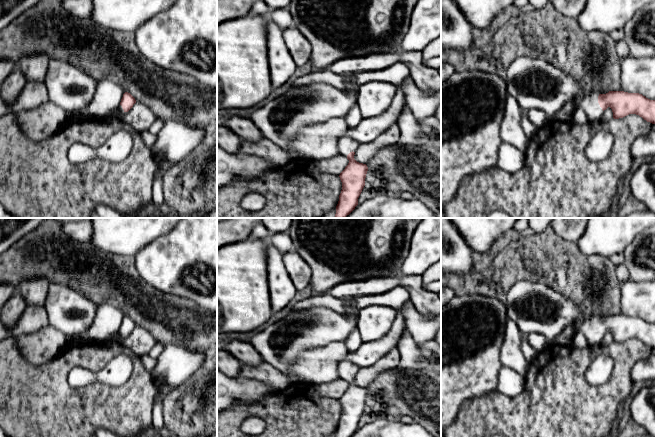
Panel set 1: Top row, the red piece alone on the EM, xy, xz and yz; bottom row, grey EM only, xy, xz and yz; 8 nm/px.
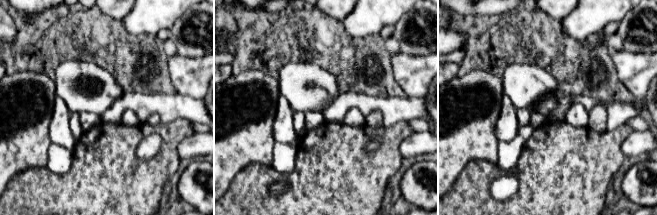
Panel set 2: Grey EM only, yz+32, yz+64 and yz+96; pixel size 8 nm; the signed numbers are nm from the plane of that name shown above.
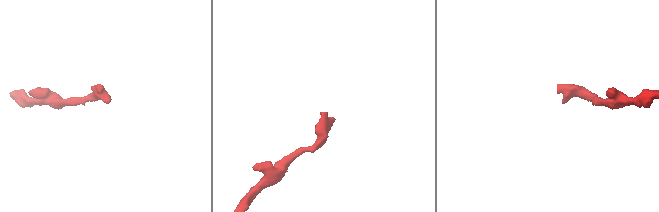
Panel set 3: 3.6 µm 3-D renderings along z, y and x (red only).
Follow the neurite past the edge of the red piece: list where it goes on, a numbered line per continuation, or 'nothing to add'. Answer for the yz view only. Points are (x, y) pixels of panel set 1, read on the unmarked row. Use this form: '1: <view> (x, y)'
1: yz (589, 327)

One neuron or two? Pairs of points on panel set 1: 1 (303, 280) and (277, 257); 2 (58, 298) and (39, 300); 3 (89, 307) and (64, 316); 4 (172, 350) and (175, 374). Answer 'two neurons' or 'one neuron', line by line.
1: two neurons
2: two neurons
3: one neuron
4: one neuron

